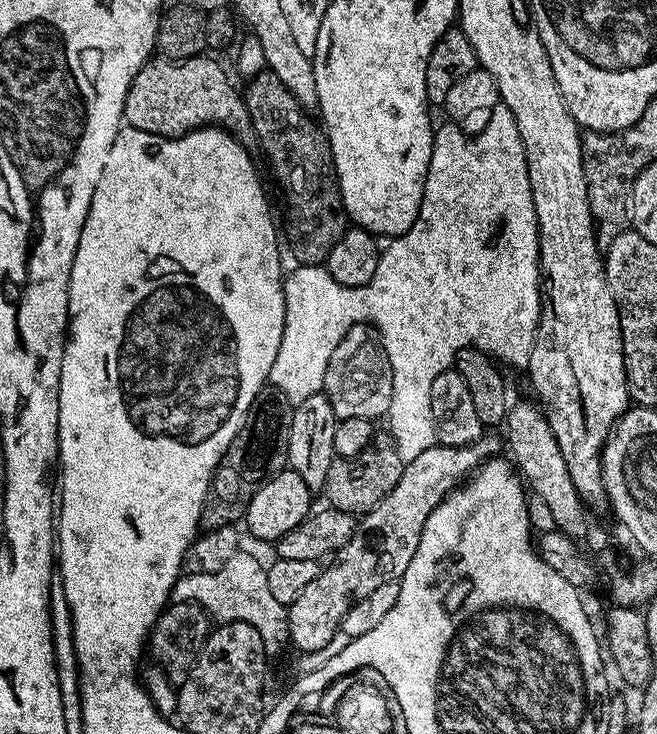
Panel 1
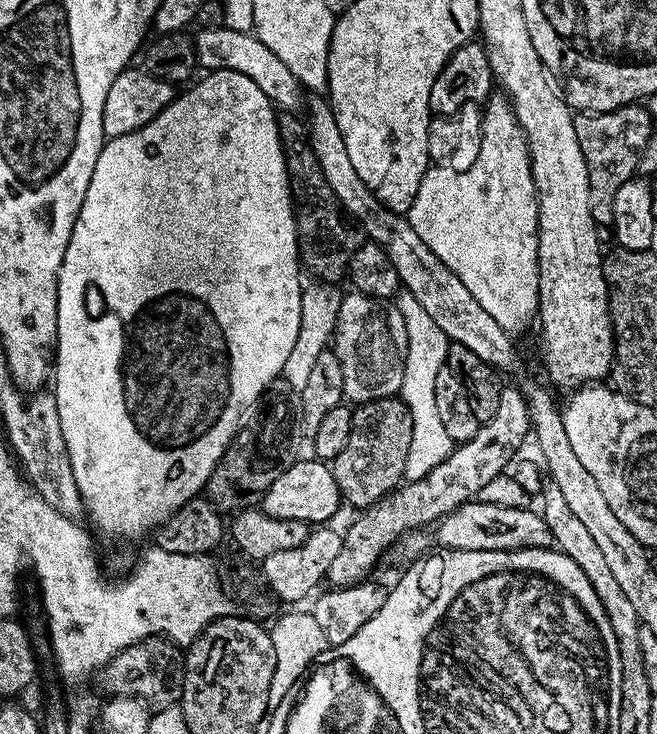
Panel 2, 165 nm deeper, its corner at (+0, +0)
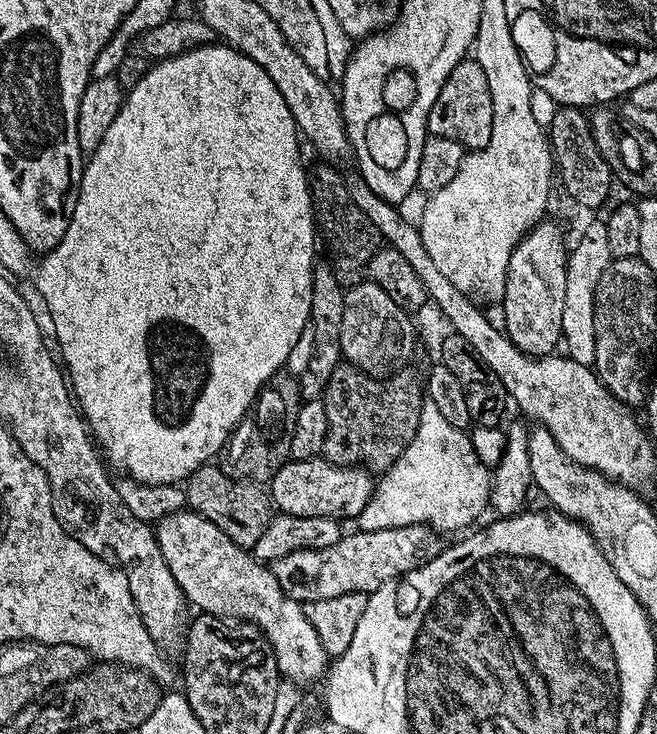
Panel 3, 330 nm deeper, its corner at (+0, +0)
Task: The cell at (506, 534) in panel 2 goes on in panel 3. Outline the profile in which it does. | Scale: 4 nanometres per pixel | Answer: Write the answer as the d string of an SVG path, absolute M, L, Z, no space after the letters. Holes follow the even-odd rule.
M415 524L373 532L356 530L353 533L353 536L341 535L334 546L322 550L300 550L271 561L270 567L278 586L282 586L290 598L301 602L338 598L338 594L351 592L371 594L386 582L412 572L427 560L433 560L442 550L441 537L435 531Z

